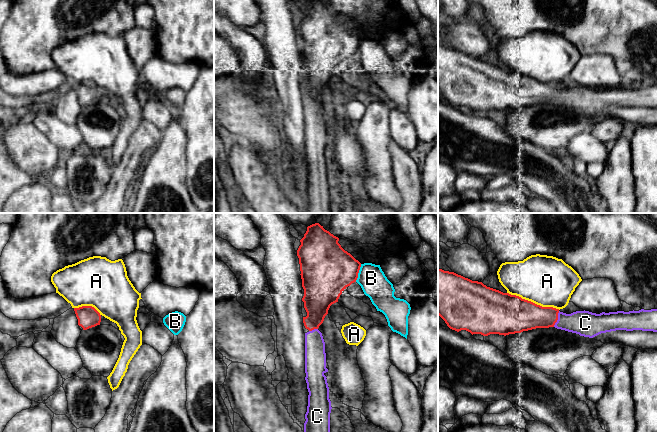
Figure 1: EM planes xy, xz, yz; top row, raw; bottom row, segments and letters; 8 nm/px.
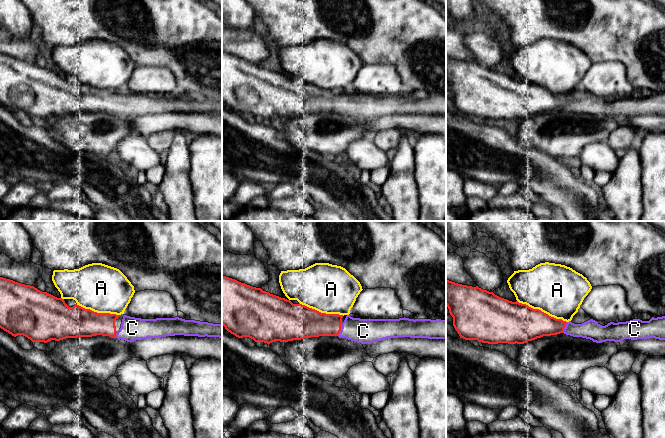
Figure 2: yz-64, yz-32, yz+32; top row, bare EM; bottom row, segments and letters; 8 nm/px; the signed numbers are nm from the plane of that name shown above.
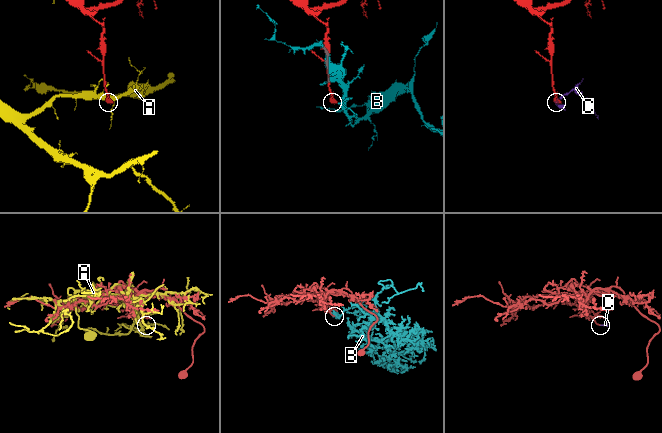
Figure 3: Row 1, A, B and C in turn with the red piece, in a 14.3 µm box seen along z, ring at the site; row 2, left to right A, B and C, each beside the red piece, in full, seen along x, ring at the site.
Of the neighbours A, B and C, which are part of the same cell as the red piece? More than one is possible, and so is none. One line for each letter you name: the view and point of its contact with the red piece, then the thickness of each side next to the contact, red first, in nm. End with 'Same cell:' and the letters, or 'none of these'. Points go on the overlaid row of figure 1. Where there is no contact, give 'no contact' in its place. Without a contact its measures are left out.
C: contact yz (557, 319); calibres 220 and 200 nm
Same cell: C

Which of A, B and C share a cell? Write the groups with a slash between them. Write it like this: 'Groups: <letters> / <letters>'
Groups: A / B / C

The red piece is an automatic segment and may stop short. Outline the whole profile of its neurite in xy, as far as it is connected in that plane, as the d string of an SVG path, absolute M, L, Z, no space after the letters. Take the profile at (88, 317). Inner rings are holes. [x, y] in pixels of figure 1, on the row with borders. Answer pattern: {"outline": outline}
{"outline": "M82 306L74 308L74 311L78 319L78 325L81 326L83 330L100 325L101 315L94 307Z"}

